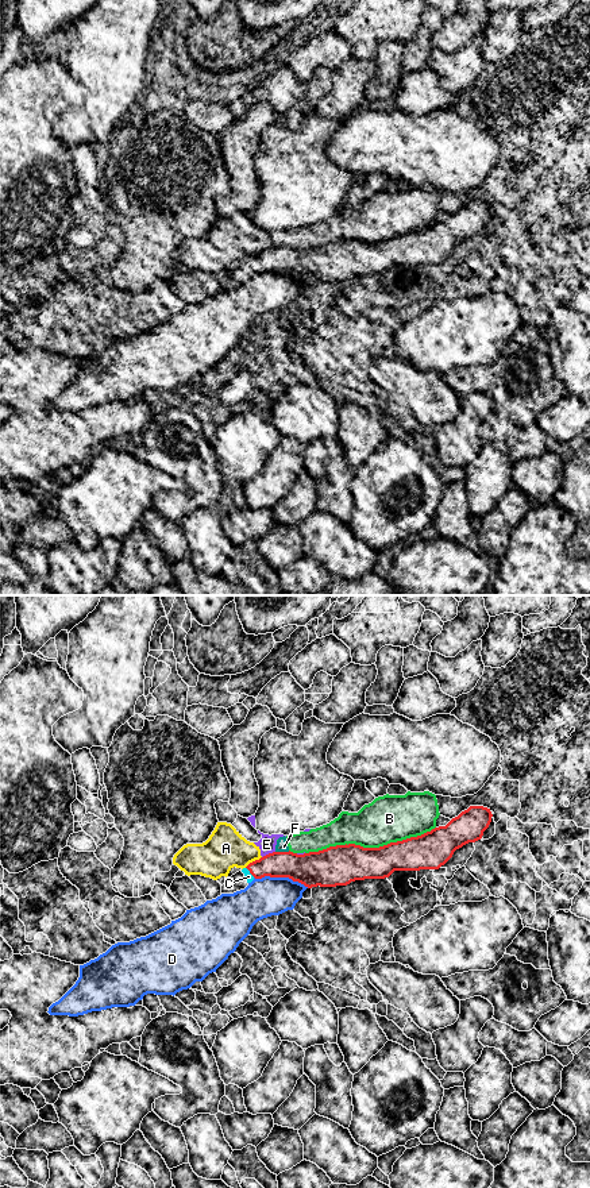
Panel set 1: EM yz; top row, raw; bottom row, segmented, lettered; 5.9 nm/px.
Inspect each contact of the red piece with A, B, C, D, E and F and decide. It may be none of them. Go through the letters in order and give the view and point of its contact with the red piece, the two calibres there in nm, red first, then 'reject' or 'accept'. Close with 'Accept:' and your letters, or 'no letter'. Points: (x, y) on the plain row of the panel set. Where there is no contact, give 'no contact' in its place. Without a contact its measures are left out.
A: yz (253, 257) | 160/240 nm | reject
B: yz (370, 243) | 240/280 nm | reject
C: yz (250, 267) | 160/50 nm | accept
D: yz (281, 272) | 220/240 nm | reject
E: yz (269, 249) | 190/100 nm | reject
F: yz (282, 247) | 200/70 nm | reject
Accept: C

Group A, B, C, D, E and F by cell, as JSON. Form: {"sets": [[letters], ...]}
{"sets": [["A", "B", "E", "F"], ["C"], ["D"]]}

